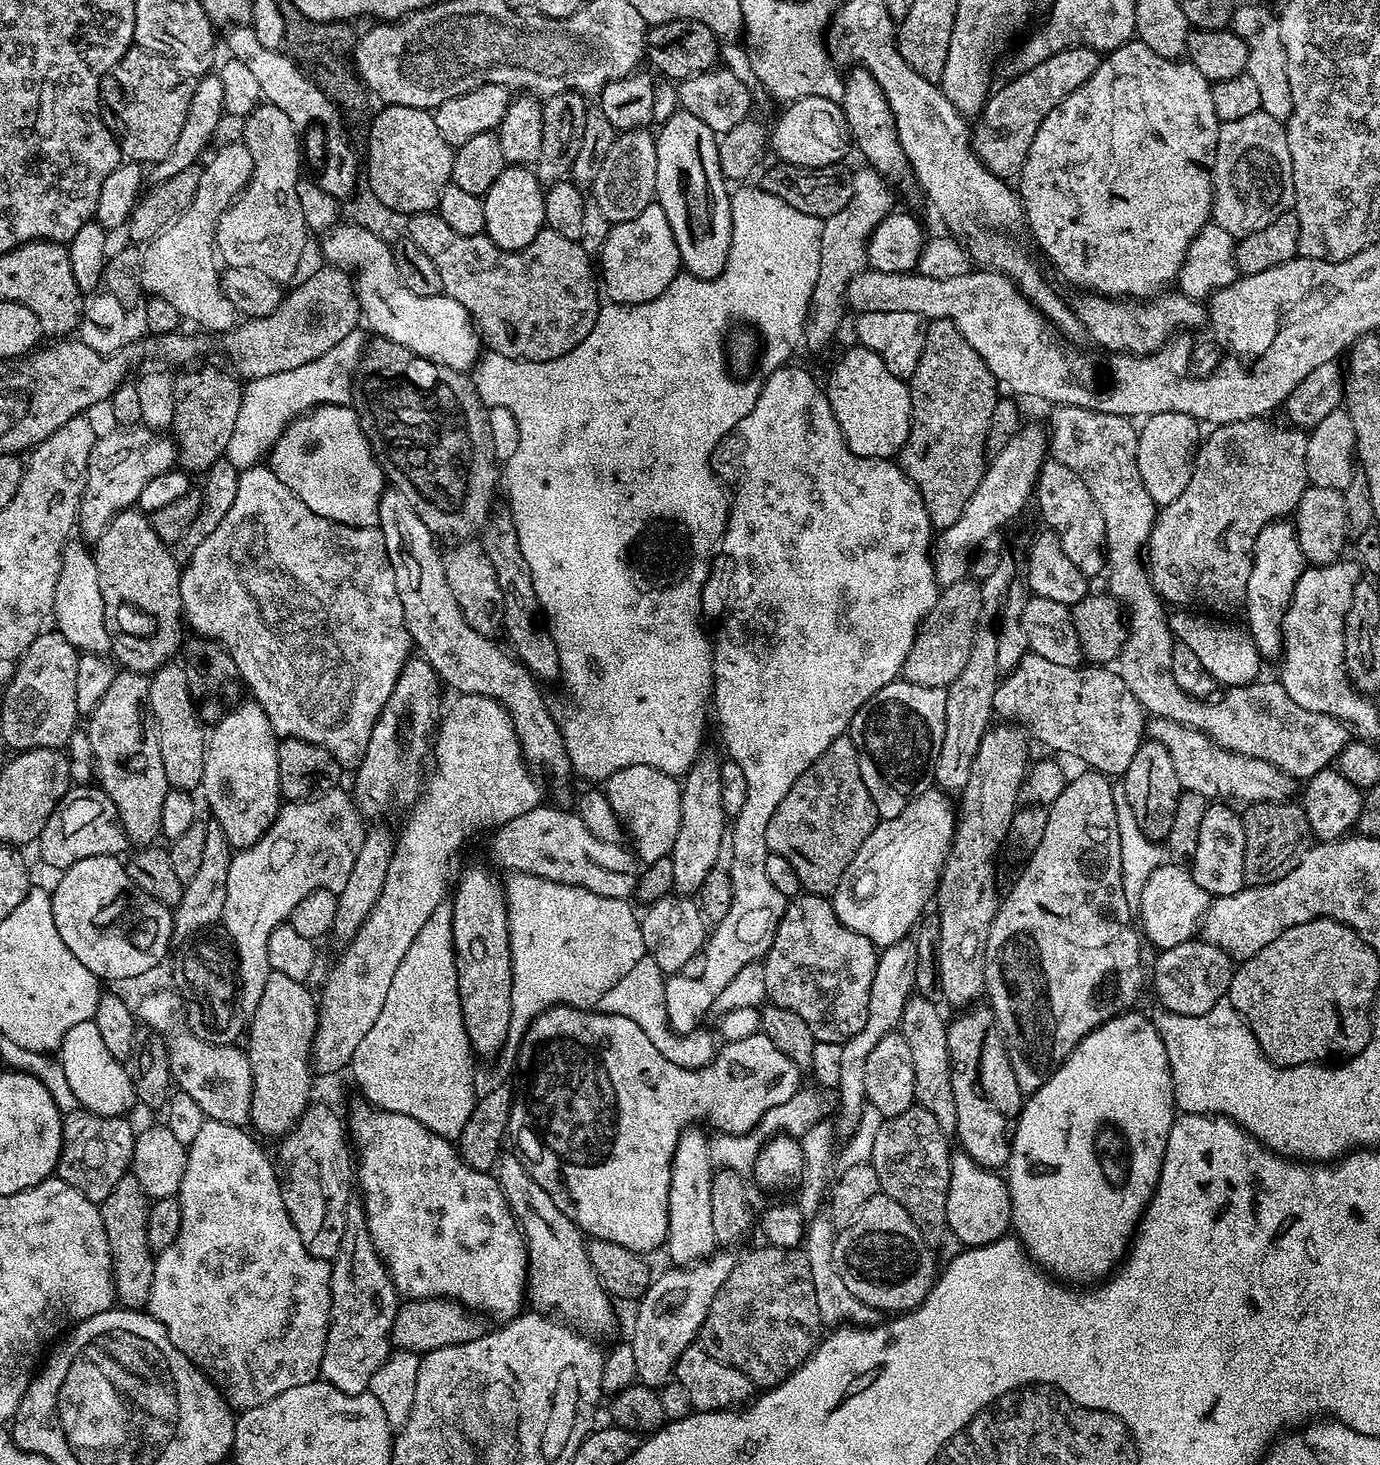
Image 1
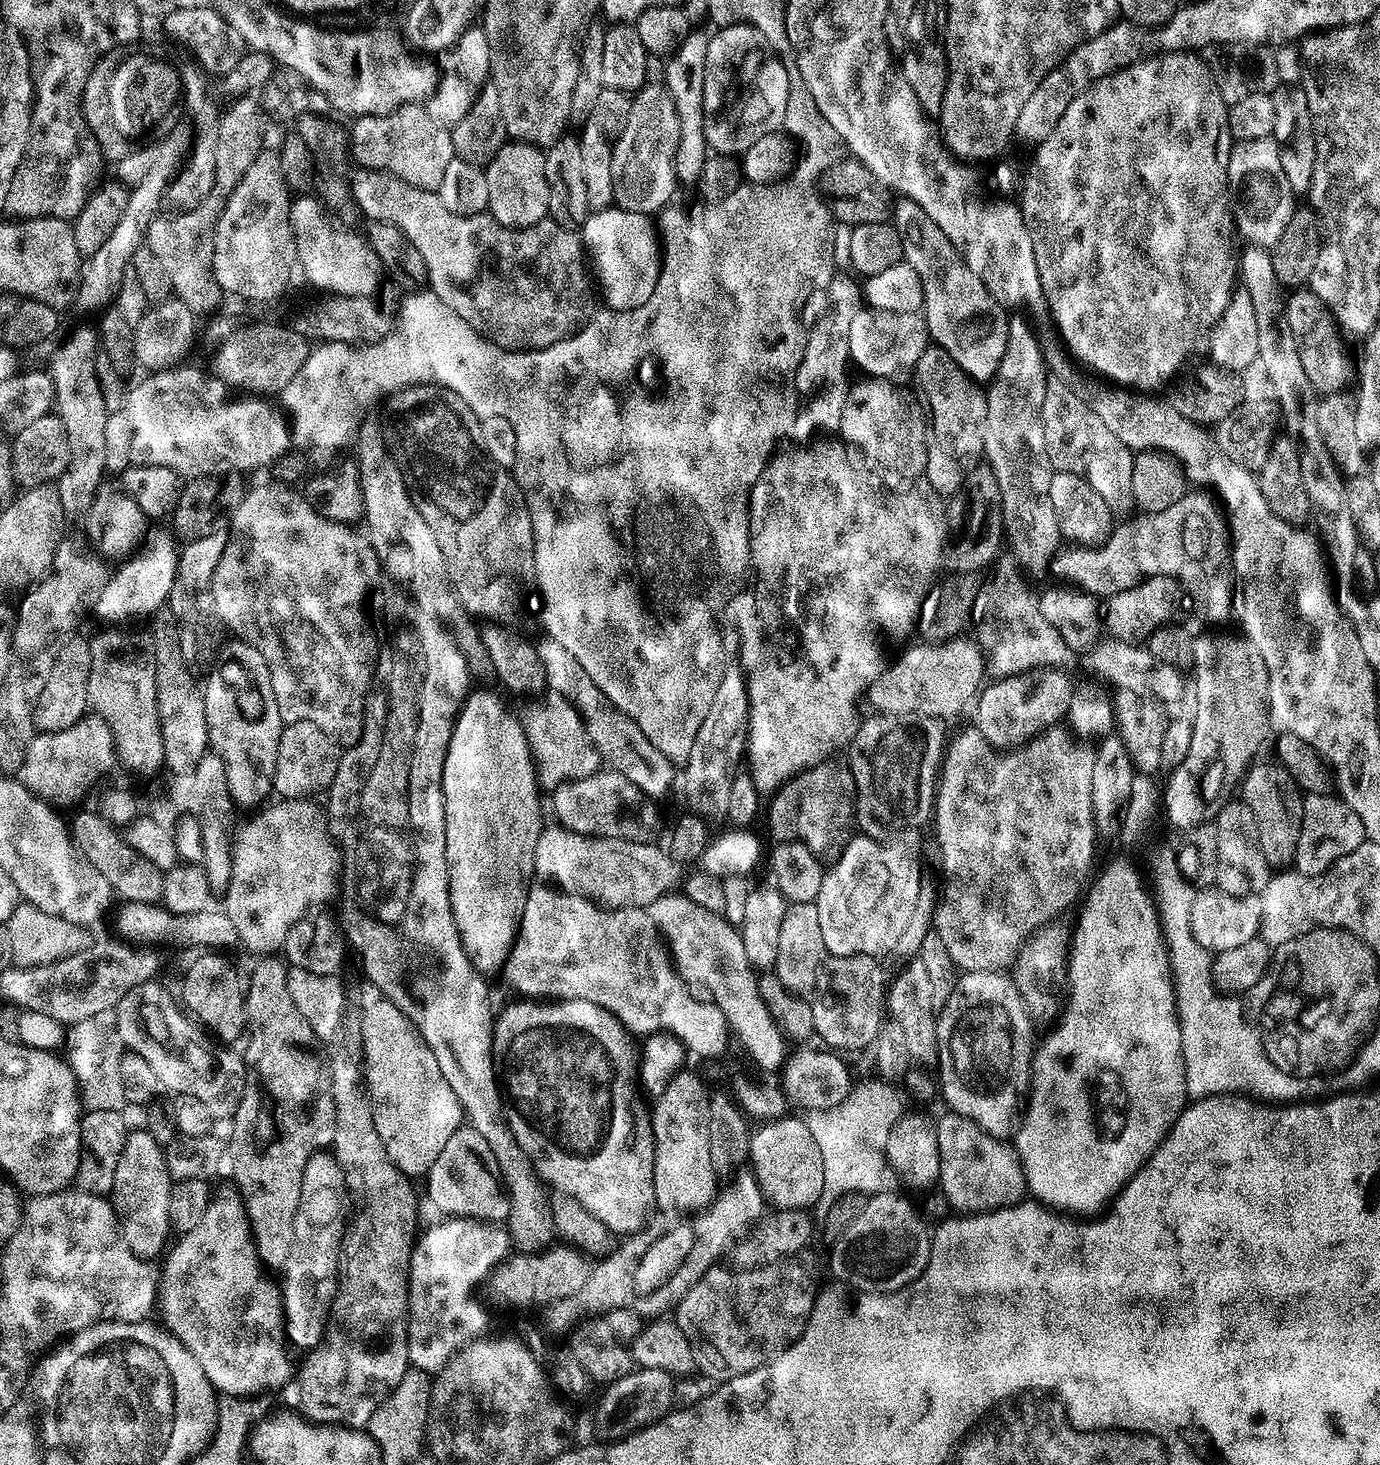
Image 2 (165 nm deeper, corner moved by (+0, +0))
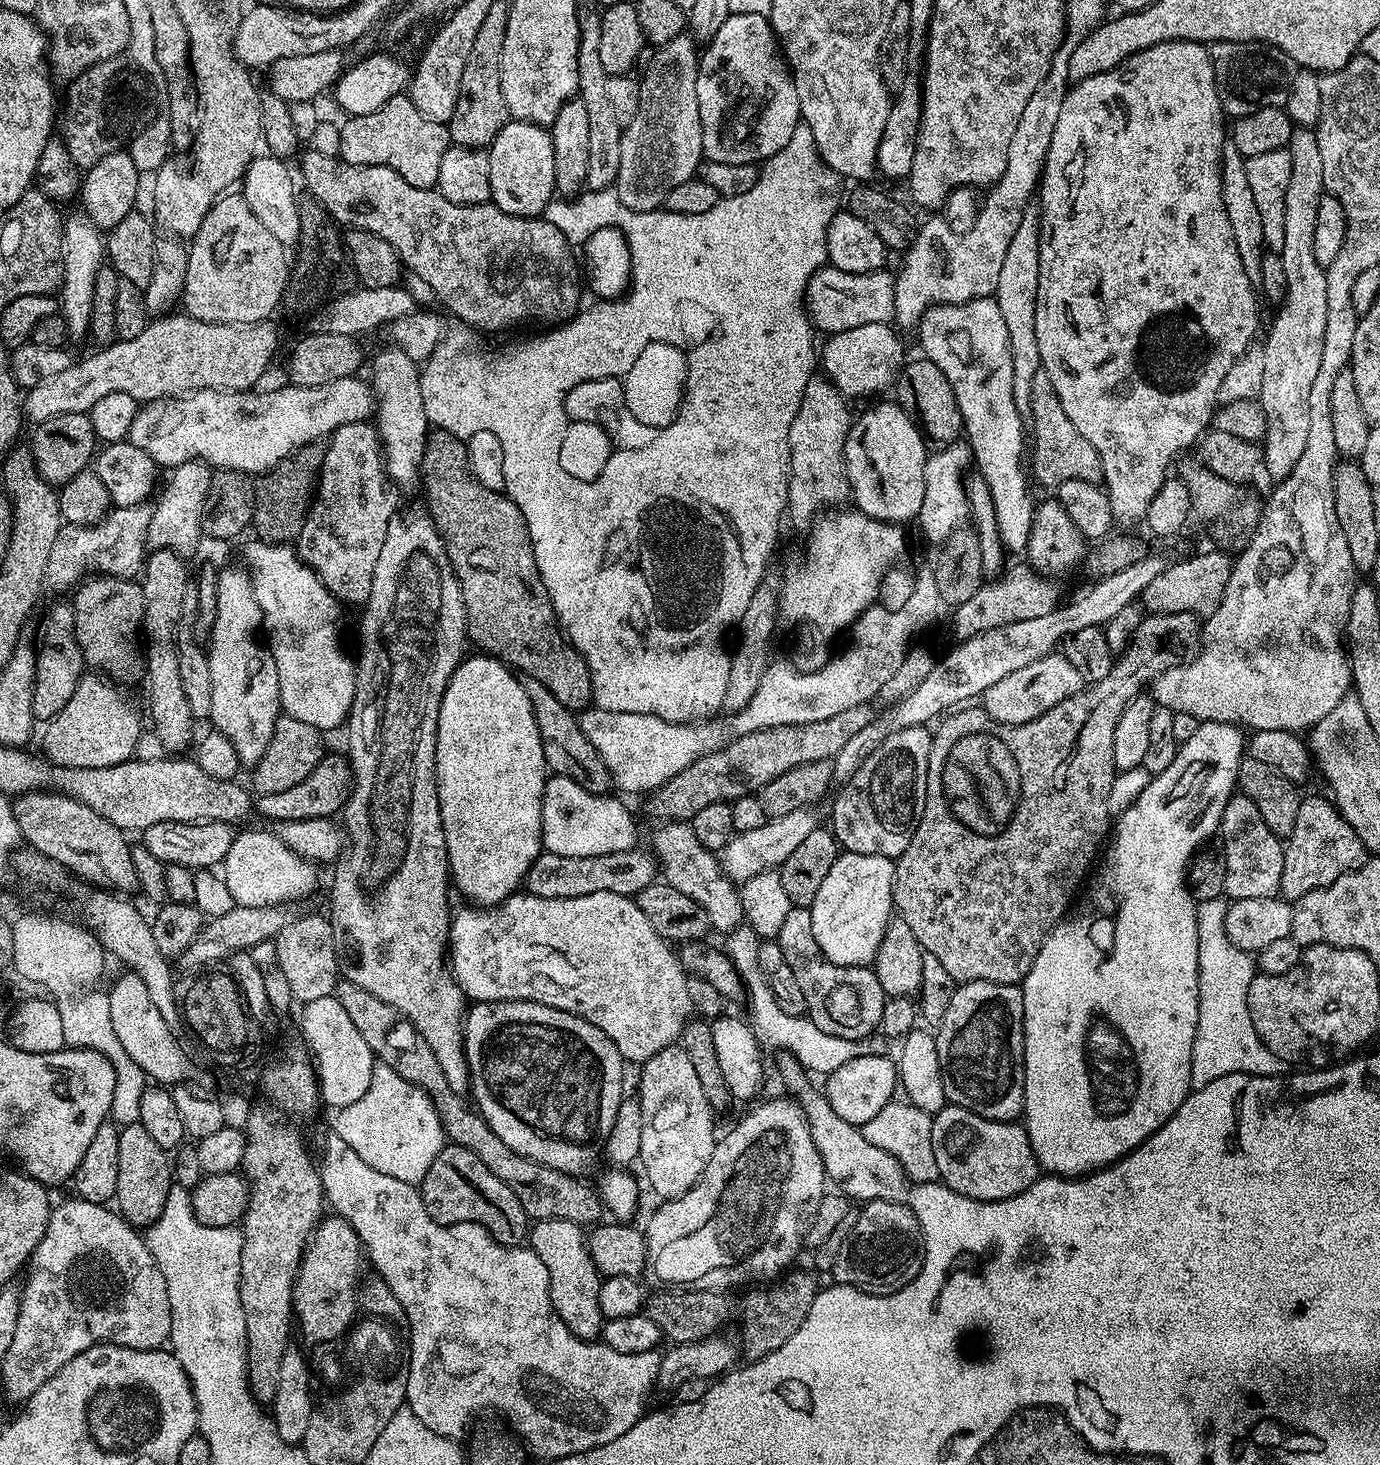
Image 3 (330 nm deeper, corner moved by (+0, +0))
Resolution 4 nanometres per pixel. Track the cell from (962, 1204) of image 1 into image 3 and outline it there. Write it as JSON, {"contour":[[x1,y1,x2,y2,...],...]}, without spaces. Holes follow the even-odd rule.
{"contour":[[948,1104,932,1116,932,1145,940,1180,966,1198,986,1202,1014,1198,1042,1172,1023,1123,982,1118,957,1104]]}

